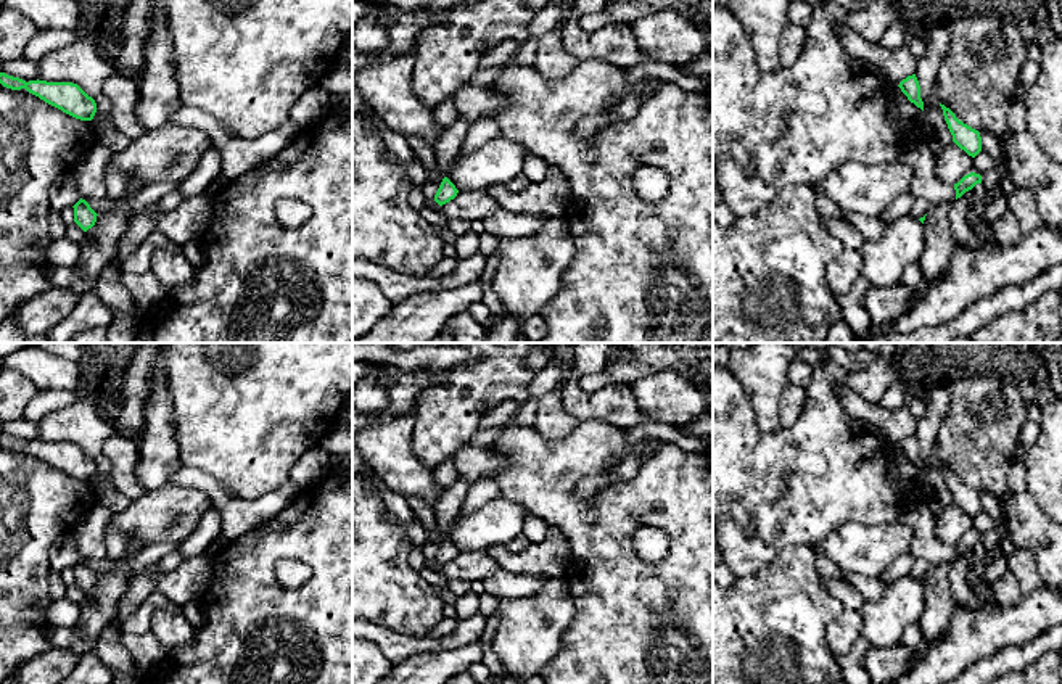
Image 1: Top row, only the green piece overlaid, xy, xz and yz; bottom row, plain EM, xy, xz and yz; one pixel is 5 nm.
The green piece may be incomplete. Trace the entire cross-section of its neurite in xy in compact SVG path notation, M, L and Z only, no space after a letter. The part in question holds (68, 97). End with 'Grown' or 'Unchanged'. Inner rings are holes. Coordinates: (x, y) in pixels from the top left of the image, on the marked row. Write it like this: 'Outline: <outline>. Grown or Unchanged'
Outline: M0 72L0 84L11 90L26 89L45 103L80 121L92 121L97 113L95 100L72 82L47 82L39 79L26 82Z. Unchanged

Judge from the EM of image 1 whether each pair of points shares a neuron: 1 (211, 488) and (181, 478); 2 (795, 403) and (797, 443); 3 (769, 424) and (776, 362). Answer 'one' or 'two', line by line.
1: one
2: two
3: one

